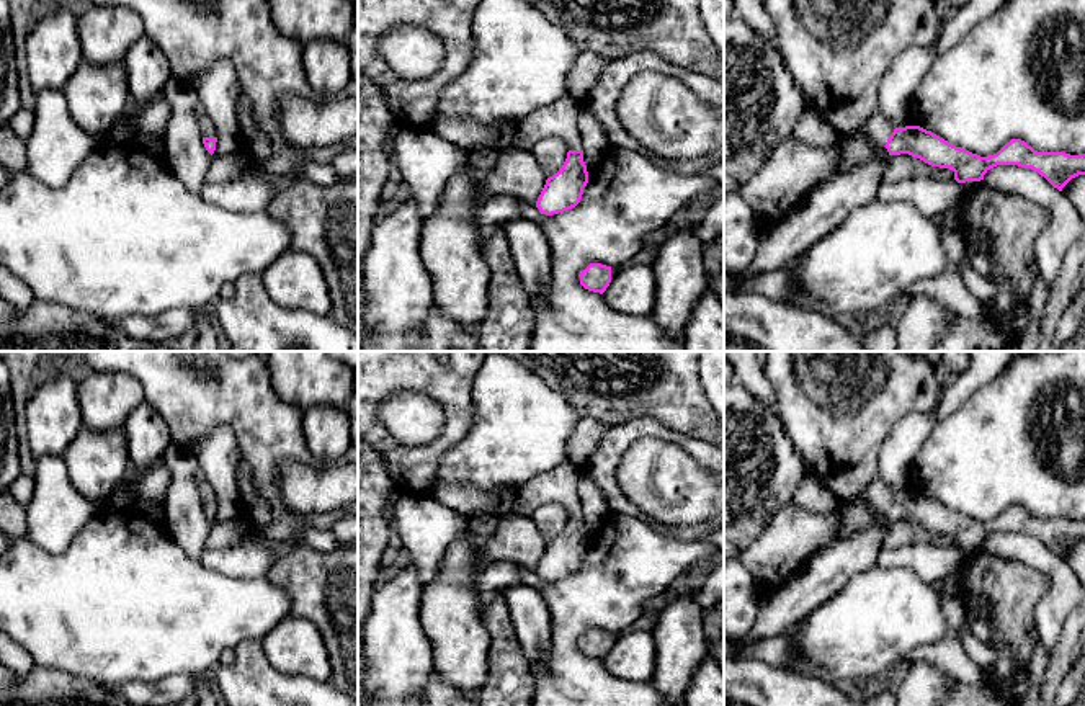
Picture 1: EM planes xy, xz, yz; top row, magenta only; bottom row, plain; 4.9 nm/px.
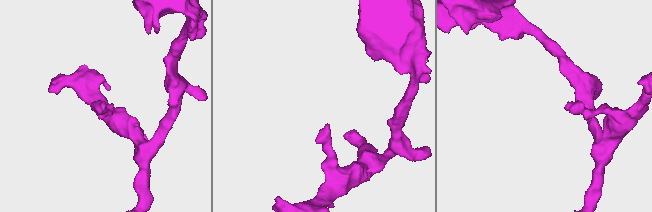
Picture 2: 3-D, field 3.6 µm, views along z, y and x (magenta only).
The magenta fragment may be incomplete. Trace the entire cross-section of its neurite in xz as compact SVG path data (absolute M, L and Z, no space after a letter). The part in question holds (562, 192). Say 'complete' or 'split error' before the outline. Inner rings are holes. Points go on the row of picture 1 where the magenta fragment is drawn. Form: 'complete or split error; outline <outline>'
split error; outline M570 95L541 108L516 124L511 147L531 152L541 139L556 136L565 141L569 152L562 168L546 180L536 201L541 214L552 216L575 208L588 183L583 145L578 132L580 103Z

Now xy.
split error; outline M199 103L196 108L196 119L198 119L198 126L203 136L203 144L206 147L206 150L212 155L216 150L216 142L217 142L217 134L216 134L216 127L212 124L212 121L209 119L204 106Z

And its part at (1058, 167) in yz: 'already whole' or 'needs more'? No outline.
needs more

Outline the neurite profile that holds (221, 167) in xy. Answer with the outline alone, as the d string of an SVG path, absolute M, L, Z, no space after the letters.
M235 152L225 155L211 155L211 165L206 173L206 183L221 183L225 178L240 178L253 173L257 162L253 160L250 167L239 163Z

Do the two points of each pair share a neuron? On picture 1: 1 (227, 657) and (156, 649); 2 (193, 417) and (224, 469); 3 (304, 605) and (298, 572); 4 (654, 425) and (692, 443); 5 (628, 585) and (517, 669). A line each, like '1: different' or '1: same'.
1: different
2: different
3: same
4: same
5: different

